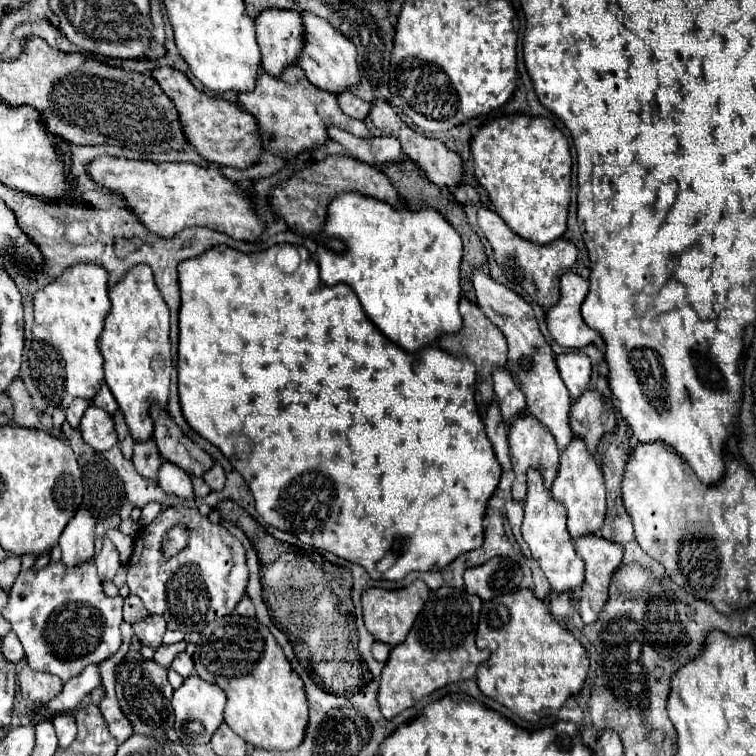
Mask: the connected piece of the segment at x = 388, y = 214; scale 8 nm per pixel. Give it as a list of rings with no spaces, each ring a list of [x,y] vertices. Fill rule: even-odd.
[[[338,193],[328,205],[328,223],[318,233],[316,243],[322,281],[326,285],[350,285],[370,321],[404,351],[416,353],[444,333],[462,331],[464,321],[458,311],[462,297],[462,239],[438,211],[396,211],[378,199],[360,193]]]

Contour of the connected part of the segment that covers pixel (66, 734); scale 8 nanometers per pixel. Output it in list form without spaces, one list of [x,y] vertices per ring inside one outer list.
[[[56,715],[52,719],[54,727],[56,727],[56,735],[58,735],[58,747],[60,749],[68,749],[70,743],[76,737],[76,721],[72,715]]]

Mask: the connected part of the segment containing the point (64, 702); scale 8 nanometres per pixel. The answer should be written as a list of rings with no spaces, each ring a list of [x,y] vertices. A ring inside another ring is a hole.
[[[88,665],[84,669],[84,673],[72,677],[68,683],[64,683],[64,689],[58,697],[54,697],[54,701],[50,701],[50,705],[40,705],[38,709],[44,711],[44,715],[54,715],[54,713],[68,713],[72,711],[76,705],[80,705],[82,701],[86,701],[86,697],[100,685],[100,669],[98,665]]]

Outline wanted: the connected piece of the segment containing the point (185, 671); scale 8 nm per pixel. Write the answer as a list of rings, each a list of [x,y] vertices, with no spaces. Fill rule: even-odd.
[[[186,651],[178,653],[178,655],[176,655],[176,659],[172,661],[172,669],[174,669],[178,675],[182,675],[182,677],[188,677],[188,675],[192,675],[192,671],[194,671],[192,657],[190,657]]]

